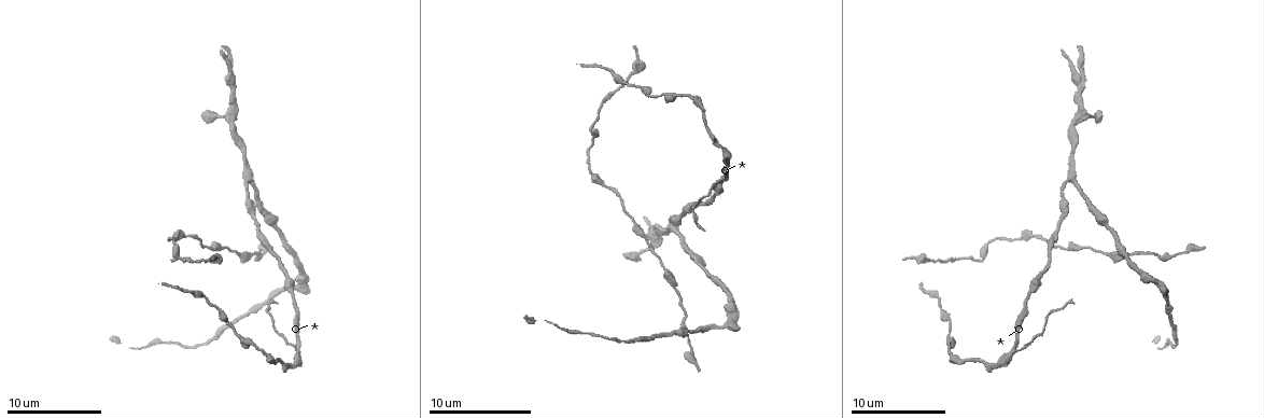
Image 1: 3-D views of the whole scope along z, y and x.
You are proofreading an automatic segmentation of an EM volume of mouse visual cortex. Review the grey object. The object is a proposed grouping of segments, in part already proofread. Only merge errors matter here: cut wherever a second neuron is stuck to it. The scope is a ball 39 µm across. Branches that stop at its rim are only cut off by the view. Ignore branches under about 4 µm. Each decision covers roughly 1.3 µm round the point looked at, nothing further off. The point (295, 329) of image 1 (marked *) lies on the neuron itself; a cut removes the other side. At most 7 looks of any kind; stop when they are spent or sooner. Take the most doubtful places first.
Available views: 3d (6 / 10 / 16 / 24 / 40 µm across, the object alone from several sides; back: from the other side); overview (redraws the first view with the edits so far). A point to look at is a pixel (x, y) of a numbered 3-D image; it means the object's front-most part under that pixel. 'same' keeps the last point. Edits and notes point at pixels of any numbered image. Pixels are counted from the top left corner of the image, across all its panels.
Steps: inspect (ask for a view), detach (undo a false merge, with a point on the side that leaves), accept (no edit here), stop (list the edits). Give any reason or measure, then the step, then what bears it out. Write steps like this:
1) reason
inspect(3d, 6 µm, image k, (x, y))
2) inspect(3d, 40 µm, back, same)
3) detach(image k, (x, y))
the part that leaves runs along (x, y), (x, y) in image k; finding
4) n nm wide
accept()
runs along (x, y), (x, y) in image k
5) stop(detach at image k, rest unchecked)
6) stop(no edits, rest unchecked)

inspect(3d, 10 µm, image 1, (1075, 184))

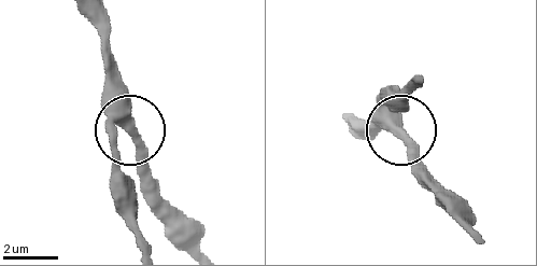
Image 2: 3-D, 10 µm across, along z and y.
accept()
one neuron here

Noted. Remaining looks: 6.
inspect(3d, 6 µm, image 1, (199, 292))

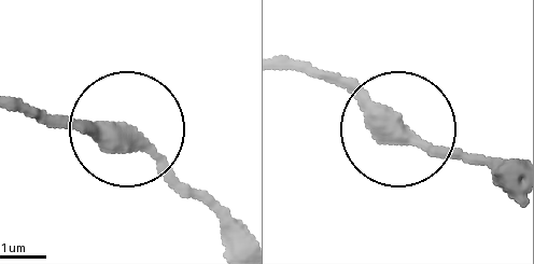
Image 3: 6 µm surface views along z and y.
accept()
continuous, no second neuron

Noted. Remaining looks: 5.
calibre changes
inspect(3d, 10 µm, image 1, (173, 261))

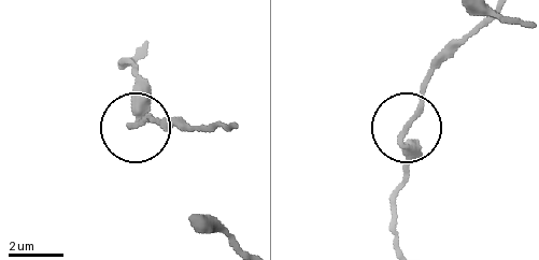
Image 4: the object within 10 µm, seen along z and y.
170 nm wide
accept()
all the same neuron

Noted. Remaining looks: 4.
calibre changes
inspect(3d, 6 µm, image 1, (1102, 224))

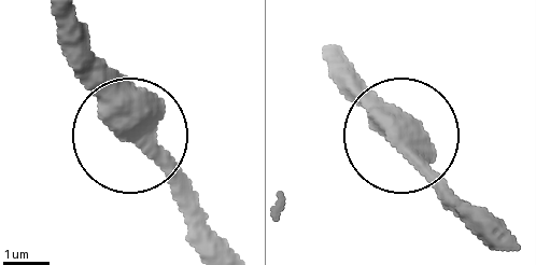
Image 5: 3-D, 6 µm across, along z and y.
490 nm wide
accept()
one neuron here

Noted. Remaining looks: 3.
stop(no edits, rest unchecked)

